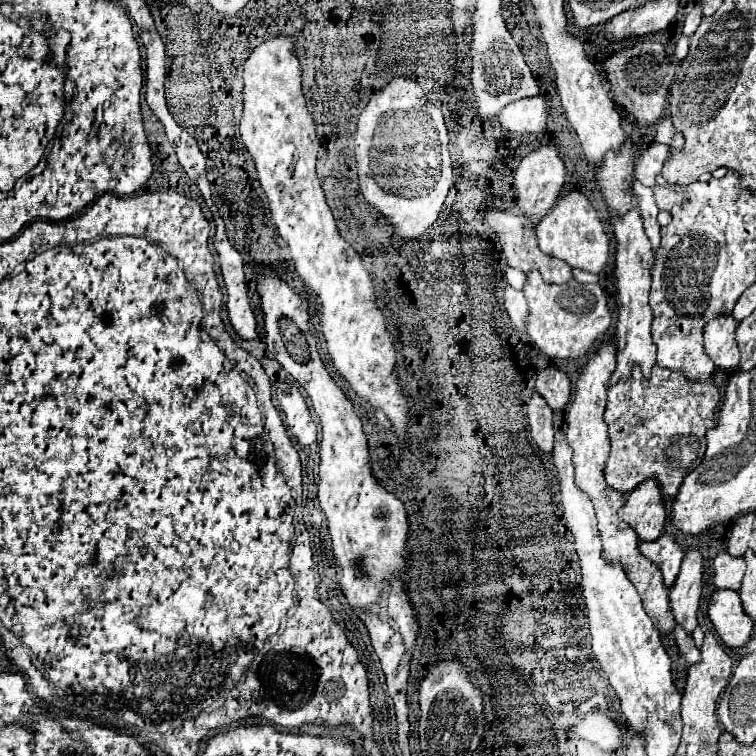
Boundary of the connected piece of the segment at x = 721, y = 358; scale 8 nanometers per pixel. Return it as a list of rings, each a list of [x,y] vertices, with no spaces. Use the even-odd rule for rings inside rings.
[[[717,316],[705,326],[705,352],[719,372],[733,372],[739,366],[735,330],[737,320],[733,316]]]

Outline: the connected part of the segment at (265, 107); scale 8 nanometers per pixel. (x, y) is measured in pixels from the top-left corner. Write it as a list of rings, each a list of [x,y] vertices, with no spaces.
[[[272,36],[267,38],[259,48],[255,48],[245,62],[243,80],[243,116],[241,116],[241,138],[245,148],[255,160],[255,166],[259,166],[259,184],[263,192],[269,198],[269,208],[275,220],[275,226],[281,234],[281,238],[287,242],[291,250],[293,264],[297,268],[297,274],[303,278],[303,282],[309,286],[313,294],[319,296],[323,308],[321,308],[321,324],[323,334],[327,340],[329,356],[337,368],[337,372],[351,384],[351,388],[365,398],[373,408],[381,408],[391,424],[395,426],[395,432],[402,438],[407,438],[407,428],[411,422],[410,410],[407,410],[407,398],[401,394],[401,388],[397,384],[397,376],[393,372],[395,366],[395,348],[389,338],[389,332],[385,328],[385,318],[375,306],[375,292],[371,278],[367,270],[361,264],[361,256],[347,246],[347,242],[341,238],[337,224],[333,220],[333,214],[325,202],[319,178],[315,174],[315,160],[317,160],[317,148],[319,140],[315,134],[313,118],[307,110],[303,92],[301,92],[301,66],[299,60],[293,54],[295,46],[291,38],[287,36]]]

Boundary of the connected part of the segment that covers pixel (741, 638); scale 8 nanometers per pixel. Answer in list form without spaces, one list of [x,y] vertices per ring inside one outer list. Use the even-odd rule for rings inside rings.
[[[715,590],[709,602],[709,620],[715,626],[717,636],[729,648],[745,646],[753,634],[755,622],[743,612],[739,594],[733,590]]]

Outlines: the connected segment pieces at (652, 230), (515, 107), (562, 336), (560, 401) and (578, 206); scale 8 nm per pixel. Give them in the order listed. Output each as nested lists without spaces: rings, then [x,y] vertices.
[[[635,180],[633,184],[633,190],[639,198],[639,210],[641,210],[641,218],[643,218],[643,228],[645,228],[645,234],[647,238],[651,240],[653,248],[659,246],[661,242],[661,236],[659,236],[659,224],[657,224],[657,214],[659,214],[659,208],[653,200],[653,190],[649,190],[647,186],[643,186],[641,182]]]
[[[543,96],[523,98],[505,106],[499,114],[499,126],[511,134],[541,134],[547,126],[547,108]]]
[[[537,270],[527,274],[523,294],[529,304],[527,334],[537,350],[549,358],[581,358],[593,342],[599,340],[611,326],[611,314],[607,308],[607,294],[599,284],[579,284],[569,280],[567,284],[547,284]]]
[[[549,366],[537,374],[535,390],[545,398],[551,410],[563,410],[571,396],[571,380],[565,372]]]
[[[571,190],[557,200],[553,210],[537,226],[537,242],[541,252],[567,262],[571,268],[581,268],[593,274],[599,274],[609,258],[609,236],[589,198],[579,190]]]

